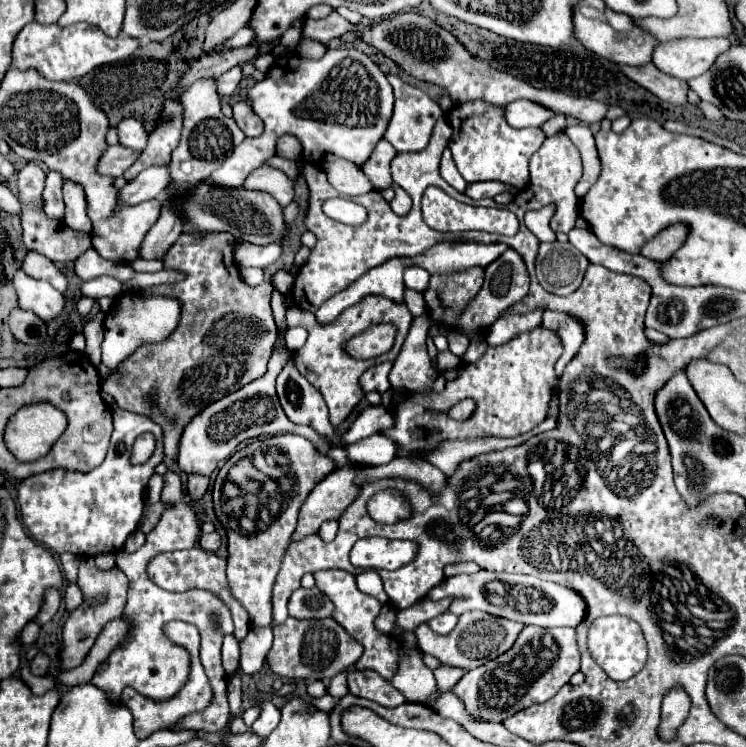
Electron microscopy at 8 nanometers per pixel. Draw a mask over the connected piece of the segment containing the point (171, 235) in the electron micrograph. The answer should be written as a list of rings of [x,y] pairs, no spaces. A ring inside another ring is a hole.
[[[164,209],[156,221],[156,225],[148,231],[148,235],[144,237],[142,245],[140,245],[140,257],[150,261],[162,261],[164,253],[168,251],[168,247],[172,247],[176,243],[176,239],[180,237],[180,233],[184,231],[184,223],[180,221],[180,217],[176,213],[172,213],[170,209]]]

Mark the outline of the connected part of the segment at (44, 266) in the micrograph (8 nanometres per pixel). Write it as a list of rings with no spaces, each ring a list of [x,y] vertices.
[[[28,251],[24,255],[24,261],[22,261],[22,271],[26,271],[30,277],[34,279],[42,279],[42,281],[48,281],[52,287],[56,287],[60,293],[66,293],[66,277],[60,273],[60,269],[48,261],[48,257],[44,257],[42,253],[34,253],[34,251]]]

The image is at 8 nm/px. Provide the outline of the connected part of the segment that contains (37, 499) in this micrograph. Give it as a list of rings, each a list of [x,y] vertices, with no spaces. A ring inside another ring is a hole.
[[[120,407],[112,409],[112,415],[114,433],[100,467],[90,473],[52,469],[24,479],[18,487],[18,505],[26,529],[40,545],[58,555],[72,553],[78,557],[94,557],[100,553],[116,553],[122,549],[126,537],[138,529],[144,511],[144,489],[154,467],[164,459],[162,429],[152,419]],[[148,431],[156,439],[156,449],[147,461],[134,465],[130,463],[134,441]]]

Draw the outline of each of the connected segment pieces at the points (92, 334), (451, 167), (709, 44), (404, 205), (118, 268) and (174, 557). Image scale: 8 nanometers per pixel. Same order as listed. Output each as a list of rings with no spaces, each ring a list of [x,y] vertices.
[[[100,311],[94,319],[90,319],[84,325],[84,331],[82,331],[86,337],[86,355],[94,367],[98,367],[102,363],[102,355],[100,355],[100,347],[102,347],[102,339],[104,339],[102,319],[104,319],[104,313]]]
[[[444,149],[444,153],[442,153],[442,161],[440,161],[440,175],[442,175],[442,179],[444,179],[446,183],[450,183],[456,191],[464,193],[464,189],[466,189],[466,181],[464,181],[464,179],[462,179],[462,175],[458,173],[458,169],[456,169],[456,165],[454,165],[454,159],[452,159],[450,149]]]
[[[684,39],[656,47],[654,65],[678,79],[694,79],[706,73],[716,59],[730,49],[730,39]]]
[[[392,185],[392,189],[396,191],[396,197],[394,197],[394,201],[390,203],[390,207],[392,207],[392,211],[396,213],[396,215],[406,215],[408,211],[410,211],[410,207],[412,207],[412,201],[410,201],[410,197],[398,187],[398,185]]]
[[[92,247],[74,261],[74,271],[82,281],[90,281],[90,279],[108,275],[108,277],[114,277],[114,279],[118,279],[122,283],[132,279],[134,273],[136,273],[128,265],[116,265],[116,263],[112,263],[108,259],[102,259]]]
[[[184,549],[184,551],[172,551],[172,553],[158,553],[154,555],[148,565],[146,565],[149,578],[160,585],[161,588],[171,592],[184,592],[188,589],[204,589],[214,593],[222,603],[226,603],[226,607],[232,613],[234,619],[234,635],[236,639],[244,639],[246,633],[250,631],[250,621],[248,621],[248,613],[246,609],[240,607],[240,603],[236,603],[236,599],[232,599],[232,595],[228,593],[228,581],[226,581],[226,559],[216,557],[214,553],[202,551],[202,549]]]

